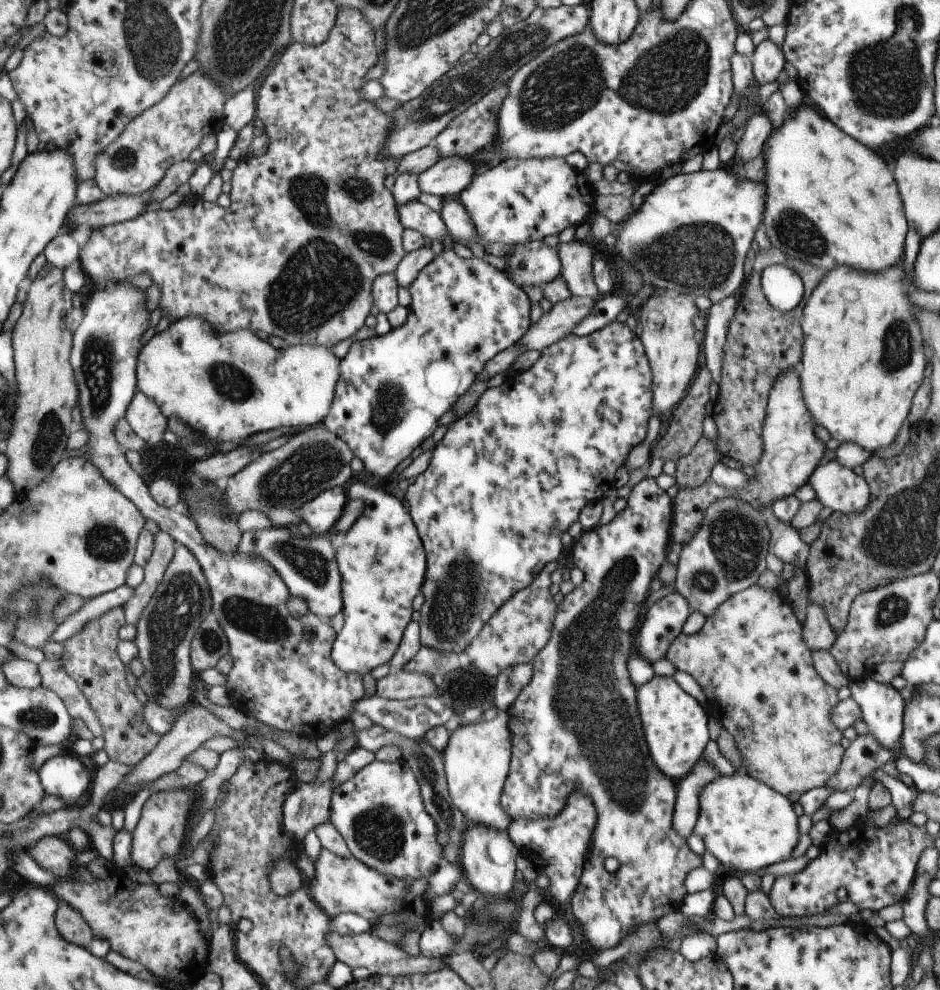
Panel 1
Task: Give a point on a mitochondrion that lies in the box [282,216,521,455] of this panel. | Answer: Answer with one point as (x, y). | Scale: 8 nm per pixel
(392, 407)

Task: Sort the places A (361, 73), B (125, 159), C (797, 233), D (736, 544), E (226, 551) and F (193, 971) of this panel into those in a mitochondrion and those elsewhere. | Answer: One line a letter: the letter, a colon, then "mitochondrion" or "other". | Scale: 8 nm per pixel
A: other
B: mitochondrion
C: mitochondrion
D: mitochondrion
E: other
F: other

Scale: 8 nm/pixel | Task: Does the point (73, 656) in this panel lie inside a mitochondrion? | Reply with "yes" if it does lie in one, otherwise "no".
no

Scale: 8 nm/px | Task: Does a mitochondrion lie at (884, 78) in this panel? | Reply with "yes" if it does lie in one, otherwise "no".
yes

